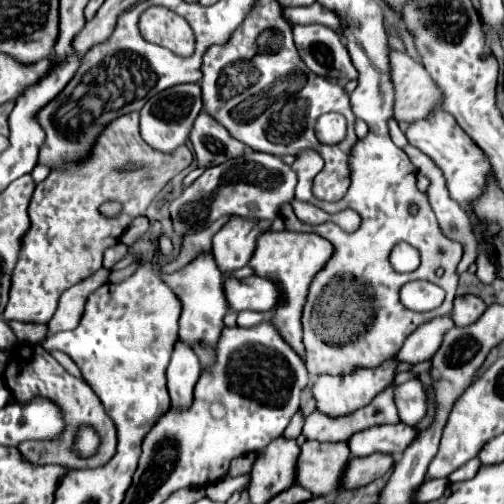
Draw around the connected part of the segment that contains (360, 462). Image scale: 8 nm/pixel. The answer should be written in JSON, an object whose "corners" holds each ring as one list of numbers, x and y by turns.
{"corners":[[370,454,364,458,352,458,348,464,348,472,344,474,344,488,360,488,376,478,384,476,394,466,394,458,390,454]]}

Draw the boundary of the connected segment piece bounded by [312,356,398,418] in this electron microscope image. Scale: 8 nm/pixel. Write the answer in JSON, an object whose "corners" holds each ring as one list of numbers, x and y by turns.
{"corners":[[392,356,392,358,384,360,384,364,380,364,376,368,360,368,358,366,358,368,354,368,346,376,328,376,328,374,322,374,312,384,312,396,316,400,316,408,322,414,328,414,332,418,340,418,340,416,356,412,356,410,368,406,376,398,376,394,380,394,388,384,394,382,396,368,398,368,398,360]]}

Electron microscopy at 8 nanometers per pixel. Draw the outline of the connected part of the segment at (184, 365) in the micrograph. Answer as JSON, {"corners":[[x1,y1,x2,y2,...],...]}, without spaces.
{"corners":[[178,340,172,360,166,372,168,392,172,398,172,408,188,410,194,402,194,386,200,378,200,362,196,360,192,348]]}

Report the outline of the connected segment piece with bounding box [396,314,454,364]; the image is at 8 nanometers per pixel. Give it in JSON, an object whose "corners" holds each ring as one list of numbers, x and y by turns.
{"corners":[[450,314,446,316,436,316,432,320,428,320,428,324,420,324,404,342,402,350,396,354,396,358,400,362,410,362,410,364,418,364,422,360,430,360,430,356,434,356,440,348,440,342,444,340,444,334,454,328,454,320]]}

